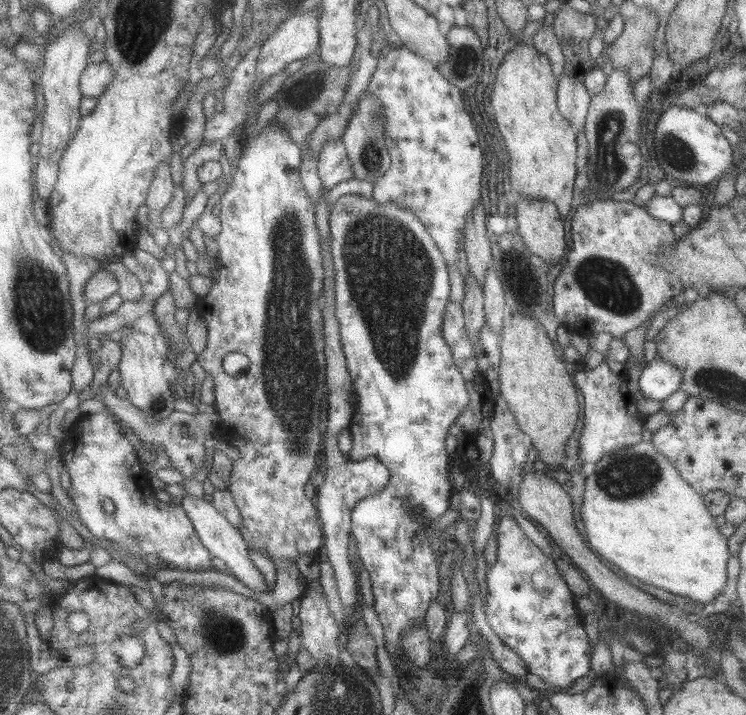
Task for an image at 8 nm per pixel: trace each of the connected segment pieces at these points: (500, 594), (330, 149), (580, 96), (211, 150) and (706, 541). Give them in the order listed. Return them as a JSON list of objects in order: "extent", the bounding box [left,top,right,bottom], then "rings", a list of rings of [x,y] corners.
[{"extent":[485,503,591,690],"rings":[[[508,503],[505,516],[501,518],[498,527],[499,554],[497,562],[491,565],[486,574],[487,604],[485,614],[492,630],[500,640],[517,653],[527,666],[527,672],[540,677],[547,684],[568,690],[569,686],[589,672],[591,646],[583,632],[581,620],[575,610],[575,599],[557,574],[553,562],[547,554],[521,530],[521,526],[513,520],[515,510]]]},{"extent":[318,140,355,190],"rings":[[[328,140],[318,158],[318,170],[323,186],[327,190],[340,182],[355,178],[355,168],[344,140]]]},{"extent":[557,74,590,131],"rings":[[[561,74],[557,82],[557,106],[559,114],[581,131],[589,107],[590,94],[582,82],[569,78],[567,74]]]},{"extent":[182,141,223,201],"rings":[[[207,141],[194,149],[194,152],[184,162],[182,176],[184,179],[183,189],[187,193],[190,201],[197,190],[203,188],[203,183],[199,179],[199,168],[212,160],[221,160],[223,158],[223,145],[222,141]]]},{"extent":[579,441,727,603],"rings":[[[639,441],[629,447],[603,455],[595,463],[591,476],[585,478],[585,492],[579,506],[583,534],[587,545],[619,570],[647,586],[667,591],[689,600],[708,603],[723,592],[727,573],[727,536],[719,534],[714,517],[707,513],[703,499],[683,480],[666,456],[649,441]]]}]

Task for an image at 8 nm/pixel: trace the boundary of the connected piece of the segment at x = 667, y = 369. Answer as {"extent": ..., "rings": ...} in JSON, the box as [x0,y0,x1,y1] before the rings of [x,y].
{"extent":[638,356,680,401],"rings":[[[658,356],[642,366],[638,376],[641,394],[649,400],[661,401],[680,385],[680,372]]]}

